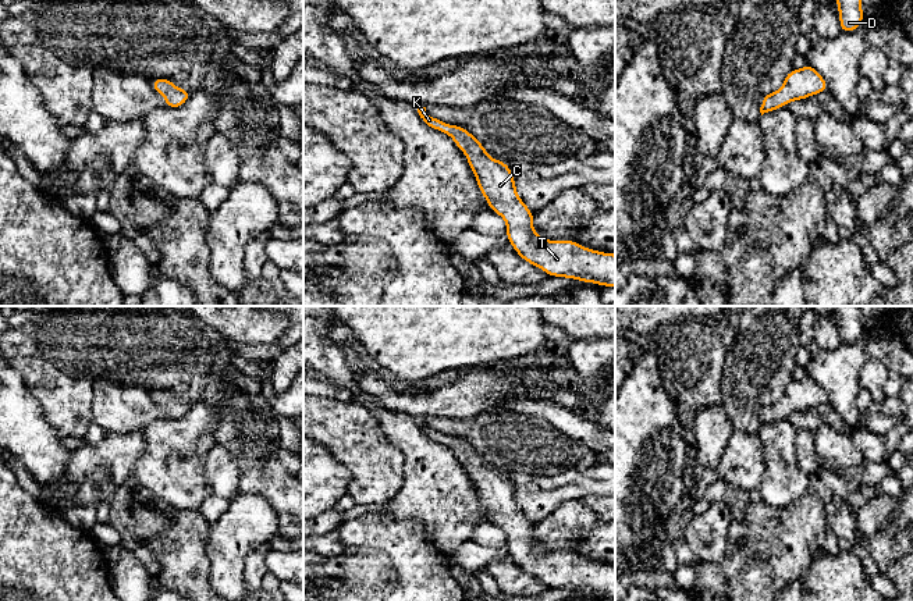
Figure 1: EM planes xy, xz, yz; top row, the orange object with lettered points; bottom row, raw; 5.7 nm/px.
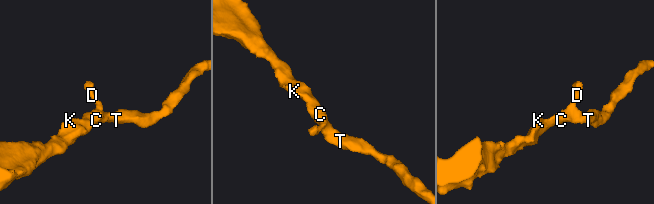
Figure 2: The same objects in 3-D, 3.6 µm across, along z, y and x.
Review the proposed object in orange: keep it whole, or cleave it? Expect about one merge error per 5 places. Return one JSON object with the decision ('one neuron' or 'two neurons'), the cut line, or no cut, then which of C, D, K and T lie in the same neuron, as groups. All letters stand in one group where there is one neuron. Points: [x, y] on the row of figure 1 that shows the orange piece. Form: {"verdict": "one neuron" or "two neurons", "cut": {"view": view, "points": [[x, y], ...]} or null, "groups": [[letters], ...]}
{"verdict": "one neuron", "cut": null, "groups": [["C", "D", "K", "T"]]}

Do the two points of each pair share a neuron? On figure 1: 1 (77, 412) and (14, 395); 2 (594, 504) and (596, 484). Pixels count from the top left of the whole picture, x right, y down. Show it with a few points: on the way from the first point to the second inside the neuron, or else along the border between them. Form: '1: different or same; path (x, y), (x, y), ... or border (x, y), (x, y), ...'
1: different; border (20, 376), (41, 406), (43, 418), (57, 430)
2: different; border (600, 494), (586, 494), (581, 500)

